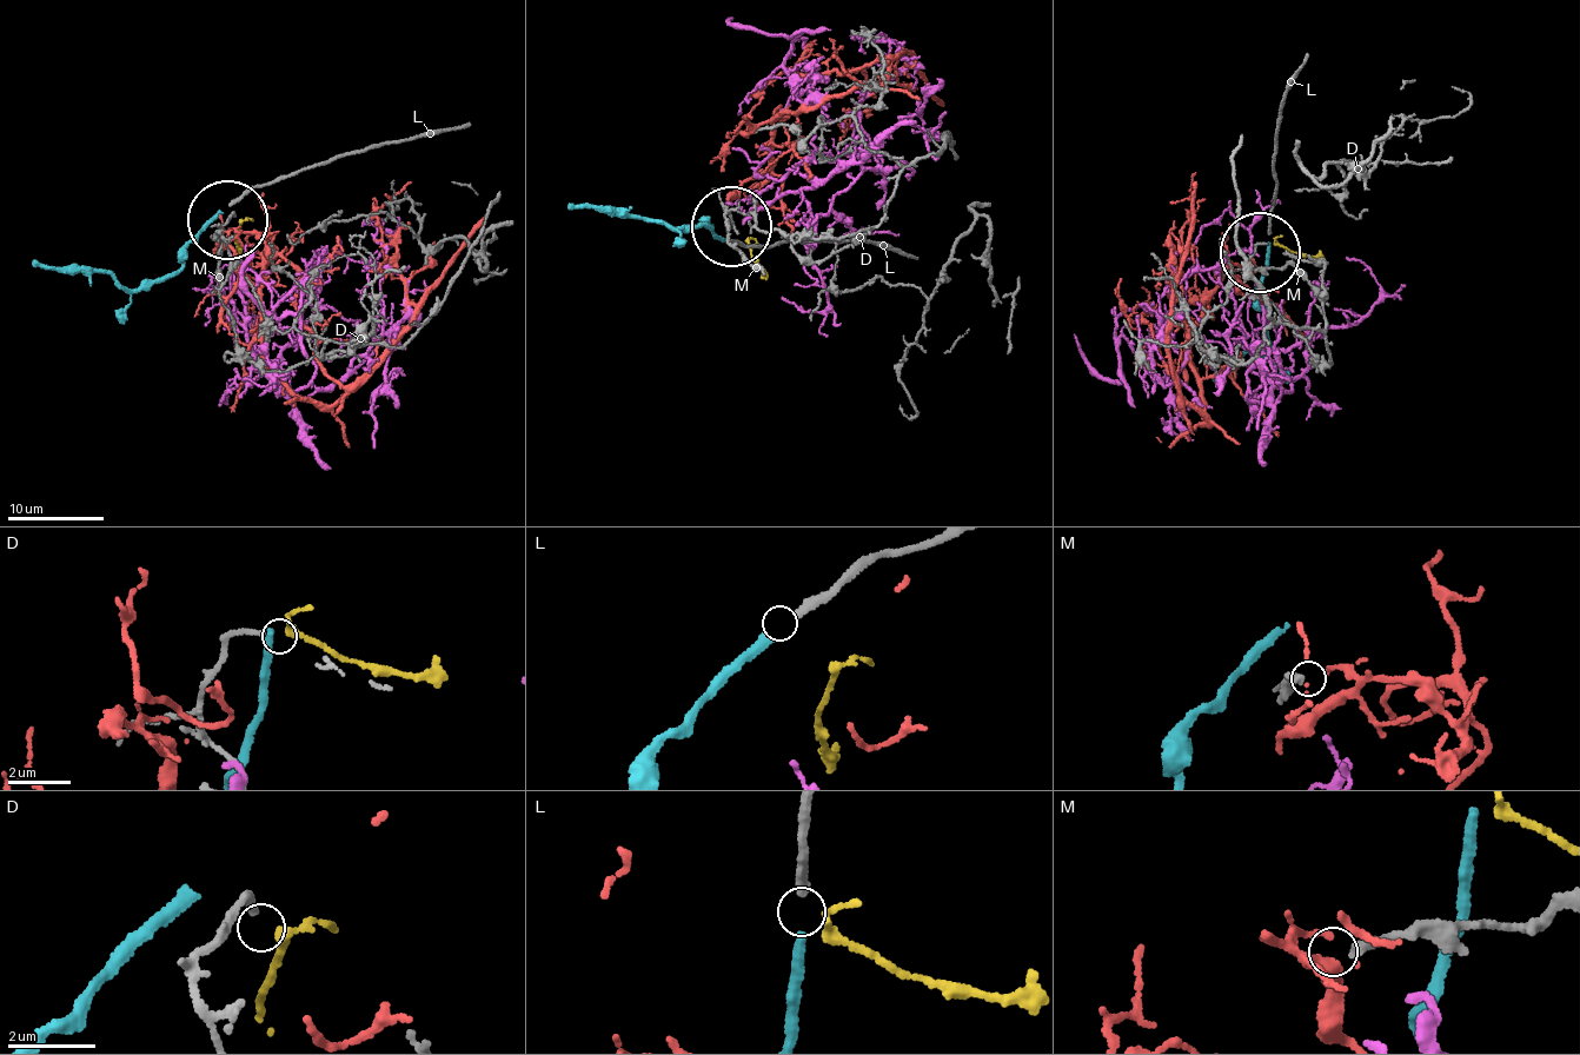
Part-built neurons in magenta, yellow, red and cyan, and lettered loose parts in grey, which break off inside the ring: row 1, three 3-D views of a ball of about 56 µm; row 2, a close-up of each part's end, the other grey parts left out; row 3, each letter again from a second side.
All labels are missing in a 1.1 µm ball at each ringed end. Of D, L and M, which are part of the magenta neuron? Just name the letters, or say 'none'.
none

